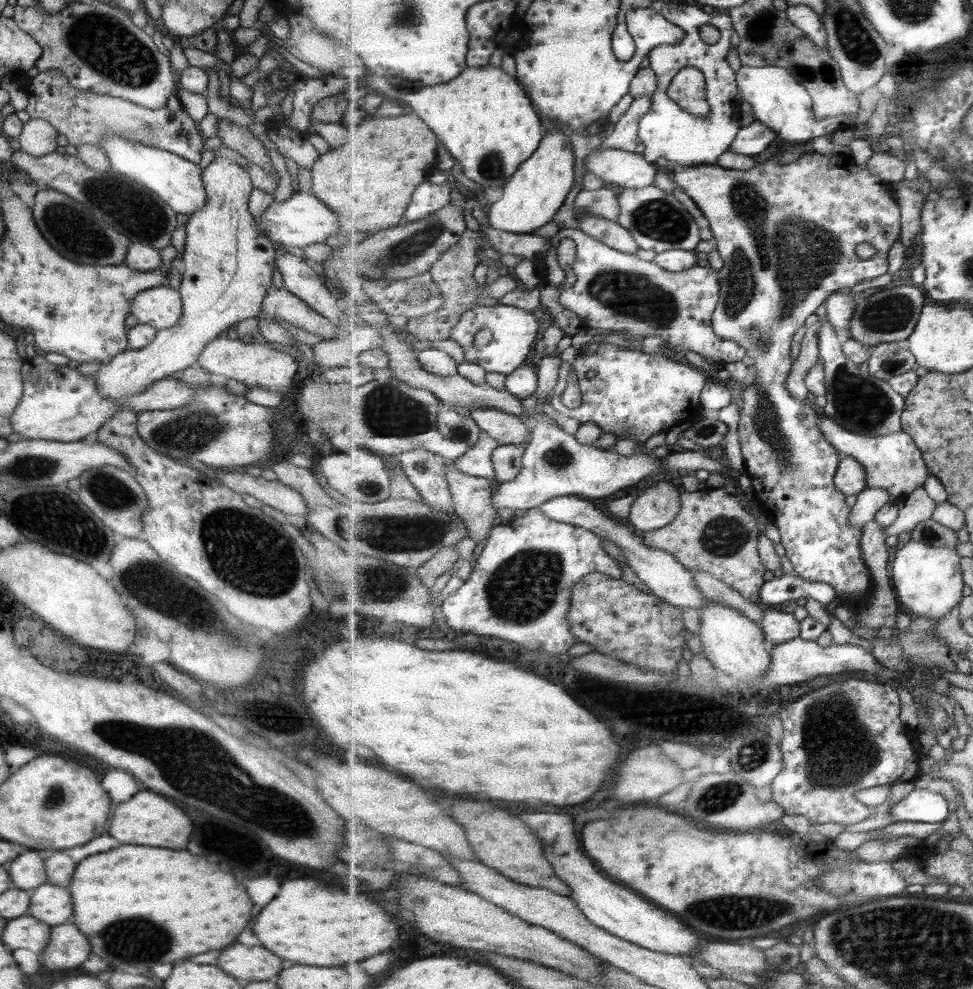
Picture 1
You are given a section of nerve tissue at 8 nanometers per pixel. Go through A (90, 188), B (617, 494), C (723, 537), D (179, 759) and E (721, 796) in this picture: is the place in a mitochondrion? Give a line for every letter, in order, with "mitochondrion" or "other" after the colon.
A: mitochondrion
B: other
C: mitochondrion
D: mitochondrion
E: mitochondrion

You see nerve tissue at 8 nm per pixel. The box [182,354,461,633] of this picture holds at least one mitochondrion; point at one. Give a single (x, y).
(228, 538)

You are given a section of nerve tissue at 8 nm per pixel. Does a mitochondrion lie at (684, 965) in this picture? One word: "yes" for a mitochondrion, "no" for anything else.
no

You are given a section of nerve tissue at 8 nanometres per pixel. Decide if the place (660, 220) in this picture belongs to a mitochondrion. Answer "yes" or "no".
yes

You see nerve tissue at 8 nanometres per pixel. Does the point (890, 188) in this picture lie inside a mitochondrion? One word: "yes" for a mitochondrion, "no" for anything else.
no

